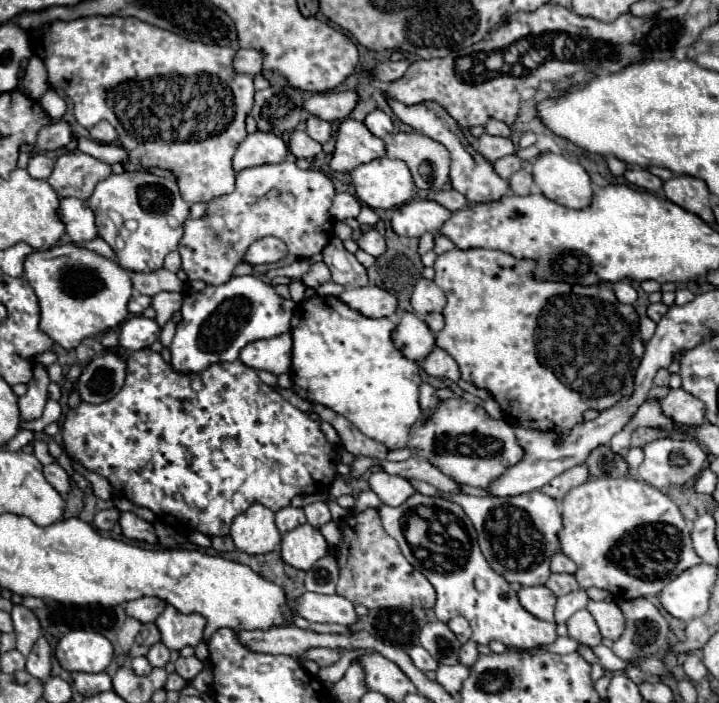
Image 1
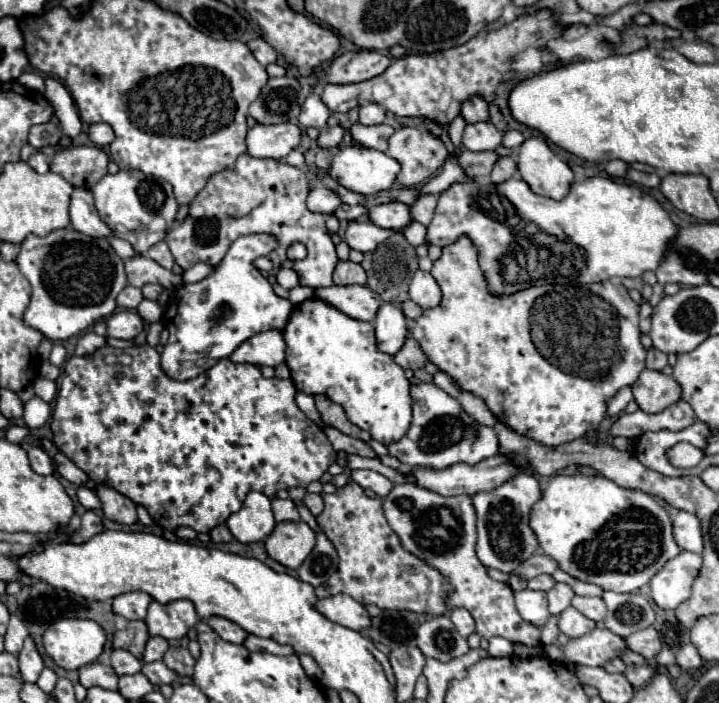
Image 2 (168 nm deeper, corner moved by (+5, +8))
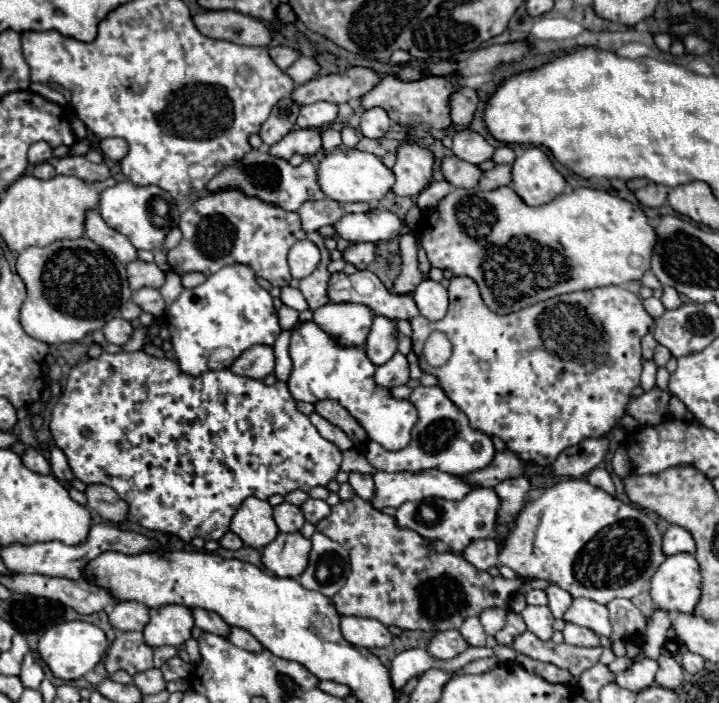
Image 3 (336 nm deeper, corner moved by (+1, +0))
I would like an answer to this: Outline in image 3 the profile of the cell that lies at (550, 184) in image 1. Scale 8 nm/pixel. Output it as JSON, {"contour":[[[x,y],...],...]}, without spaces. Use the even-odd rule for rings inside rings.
{"contour":[[[536,146],[526,148],[512,164],[512,188],[528,206],[542,206],[566,188],[566,180]]]}

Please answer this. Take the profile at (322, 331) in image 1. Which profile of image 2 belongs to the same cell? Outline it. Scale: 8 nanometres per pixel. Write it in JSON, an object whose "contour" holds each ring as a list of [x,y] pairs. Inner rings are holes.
{"contour":[[[310,298],[292,310],[284,328],[284,340],[286,364],[300,392],[332,398],[344,408],[352,424],[370,432],[384,446],[406,434],[412,418],[410,382],[404,376],[404,368],[396,366],[390,354],[378,350],[370,322],[350,318],[324,300]]]}

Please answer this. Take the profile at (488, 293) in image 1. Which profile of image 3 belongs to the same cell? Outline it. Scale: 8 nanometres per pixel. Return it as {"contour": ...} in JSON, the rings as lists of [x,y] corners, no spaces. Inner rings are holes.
{"contour":[[[468,276],[452,278],[448,294],[450,308],[442,320],[430,322],[424,316],[410,320],[412,350],[418,356],[420,368],[438,378],[438,386],[466,414],[474,430],[498,436],[522,462],[548,468],[562,450],[586,438],[602,438],[624,416],[630,392],[640,384],[640,340],[654,326],[654,318],[644,310],[642,300],[636,294],[622,286],[580,290],[532,304],[506,316],[484,306],[476,282]],[[432,330],[444,332],[454,346],[452,358],[440,368],[428,366],[422,356],[422,346]]]}

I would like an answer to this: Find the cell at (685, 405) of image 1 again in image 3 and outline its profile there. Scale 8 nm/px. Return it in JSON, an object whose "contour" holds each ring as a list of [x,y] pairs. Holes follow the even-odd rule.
{"contour":[[[654,388],[652,392],[644,392],[638,398],[630,398],[626,406],[626,414],[636,418],[640,426],[654,426],[668,418],[668,400],[670,392]]]}

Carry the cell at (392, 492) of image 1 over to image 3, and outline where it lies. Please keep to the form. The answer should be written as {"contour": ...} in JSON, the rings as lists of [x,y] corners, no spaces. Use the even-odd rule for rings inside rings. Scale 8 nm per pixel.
{"contour":[[[352,472],[350,474],[350,486],[354,488],[354,492],[364,498],[364,500],[370,500],[372,494],[374,494],[374,482],[372,482],[372,476],[370,474],[360,474],[360,472]]]}

